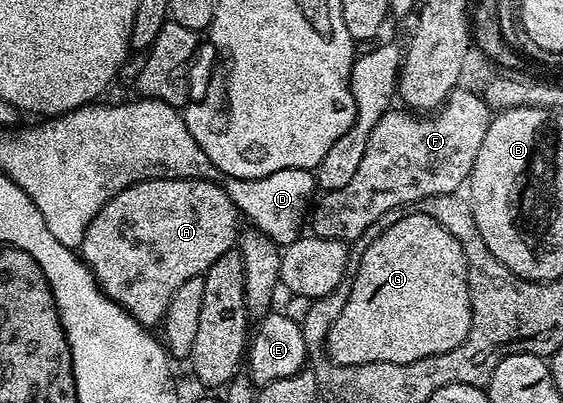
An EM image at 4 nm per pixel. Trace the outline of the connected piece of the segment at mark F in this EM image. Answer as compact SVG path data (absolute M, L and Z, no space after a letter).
M460 86L430 114L402 111L392 110L379 119L369 134L365 158L361 158L352 180L341 190L326 193L324 200L314 205L309 220L314 235L353 242L365 234L381 214L406 209L421 198L458 193L462 189L459 187L468 183L493 115L482 95Z

